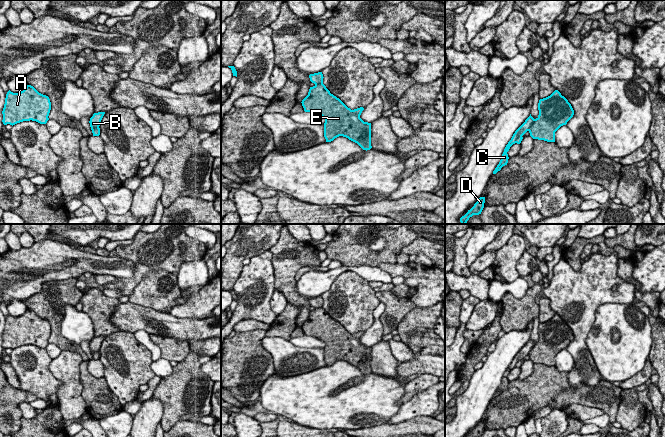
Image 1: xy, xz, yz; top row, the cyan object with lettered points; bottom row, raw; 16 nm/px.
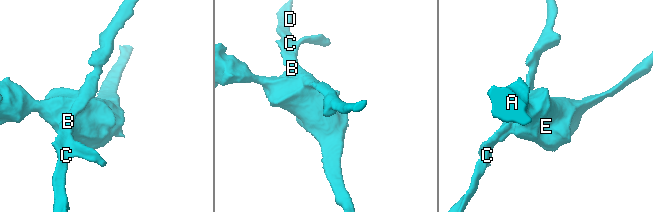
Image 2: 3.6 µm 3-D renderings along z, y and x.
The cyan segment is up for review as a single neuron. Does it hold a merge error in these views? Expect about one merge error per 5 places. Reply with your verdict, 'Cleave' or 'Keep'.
Keep

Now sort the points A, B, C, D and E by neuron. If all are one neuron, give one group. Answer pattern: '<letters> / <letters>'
A B C D E

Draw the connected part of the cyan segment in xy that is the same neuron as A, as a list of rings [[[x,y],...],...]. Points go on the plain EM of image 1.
[[[27,309],[19,317],[13,317],[10,314],[7,316],[2,335],[2,346],[4,349],[12,350],[30,344],[46,348],[50,334],[49,321],[39,317],[33,310]]]

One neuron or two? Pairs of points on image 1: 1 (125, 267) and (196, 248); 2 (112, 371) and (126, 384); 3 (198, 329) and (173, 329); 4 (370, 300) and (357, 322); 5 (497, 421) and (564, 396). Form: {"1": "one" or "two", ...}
{"1": "two", "2": "one", "3": "one", "4": "one", "5": "one"}

